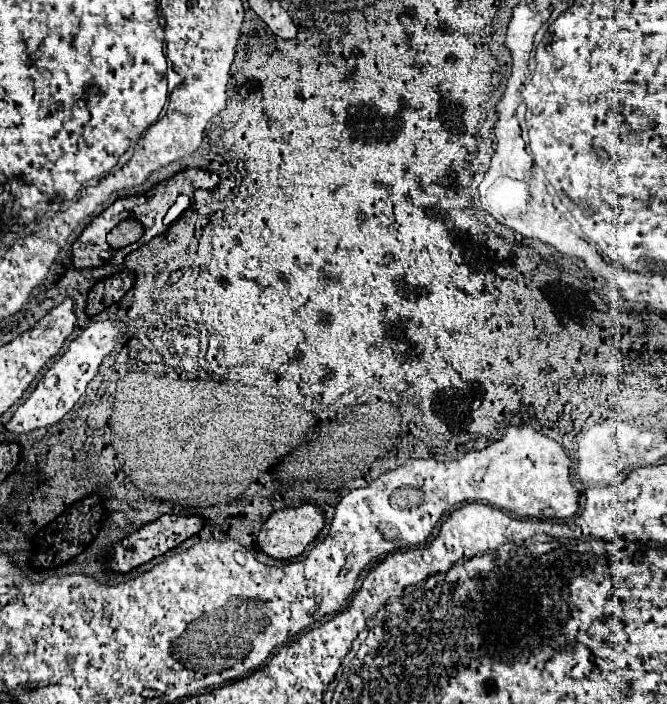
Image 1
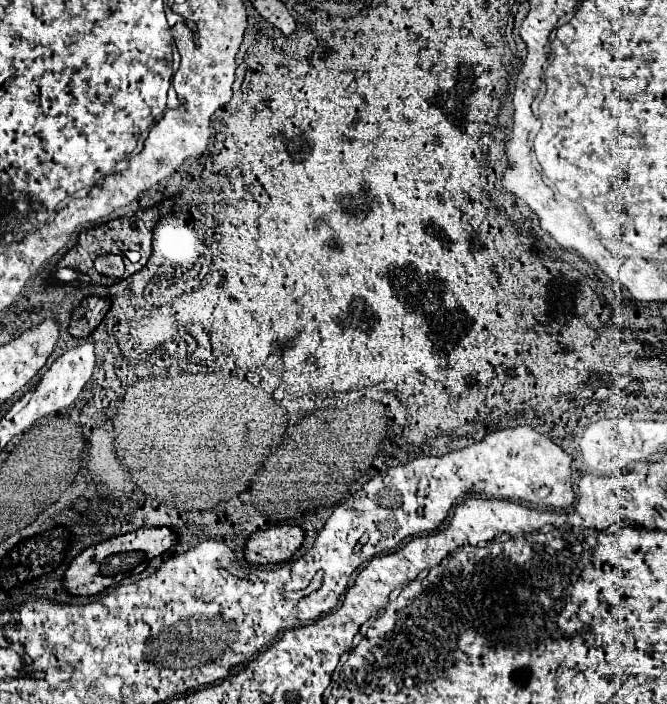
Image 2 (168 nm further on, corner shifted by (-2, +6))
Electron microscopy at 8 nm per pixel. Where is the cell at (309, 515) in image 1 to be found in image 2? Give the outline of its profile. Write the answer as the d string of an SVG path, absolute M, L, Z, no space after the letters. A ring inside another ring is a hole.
M273 526L249 538L243 558L249 564L281 564L287 562L301 546L303 530L297 526Z

